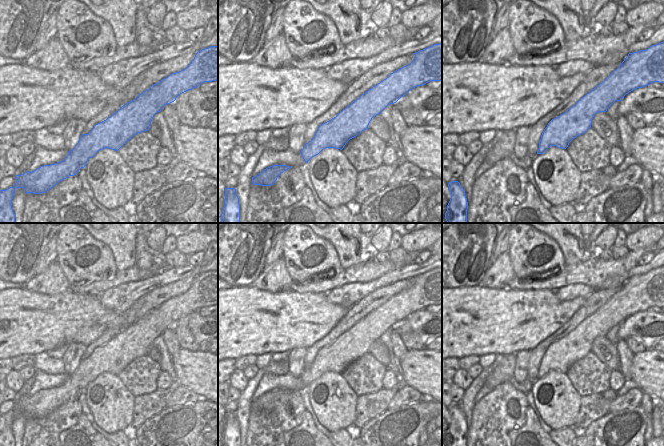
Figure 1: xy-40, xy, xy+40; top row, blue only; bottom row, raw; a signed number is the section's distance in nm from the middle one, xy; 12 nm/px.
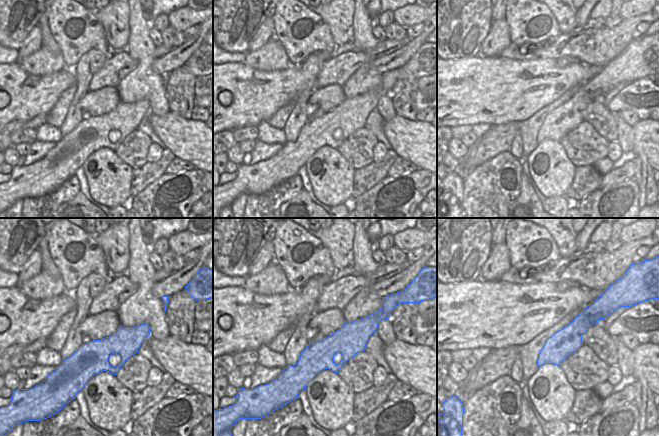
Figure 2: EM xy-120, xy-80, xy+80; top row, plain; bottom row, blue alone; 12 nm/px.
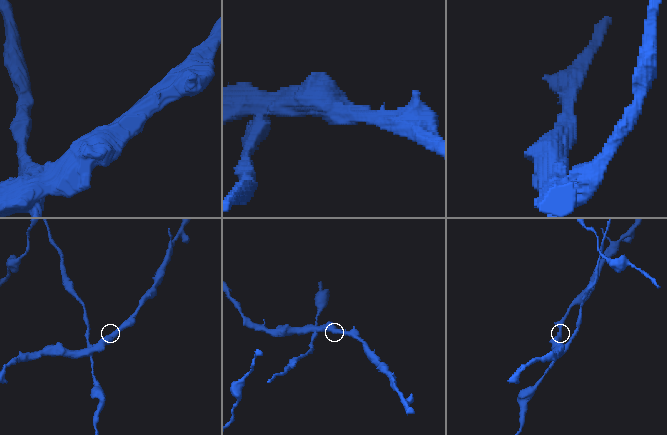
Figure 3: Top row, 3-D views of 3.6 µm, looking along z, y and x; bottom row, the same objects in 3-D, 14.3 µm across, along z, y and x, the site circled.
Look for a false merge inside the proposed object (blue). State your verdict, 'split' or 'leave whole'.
leave whole

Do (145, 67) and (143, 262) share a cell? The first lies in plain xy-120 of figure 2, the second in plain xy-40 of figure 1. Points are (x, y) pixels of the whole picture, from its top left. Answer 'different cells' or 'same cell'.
same cell

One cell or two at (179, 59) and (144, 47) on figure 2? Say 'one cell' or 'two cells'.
two cells

